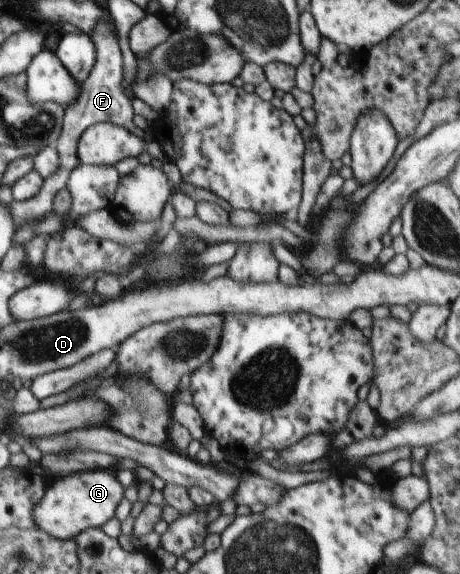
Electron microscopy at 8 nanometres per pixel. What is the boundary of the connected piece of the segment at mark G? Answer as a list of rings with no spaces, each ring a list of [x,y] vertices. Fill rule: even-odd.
[[[93,470],[88,472],[78,472],[69,476],[59,477],[46,488],[43,499],[33,508],[33,521],[37,527],[47,535],[60,540],[73,539],[77,534],[87,530],[87,528],[101,528],[103,524],[115,517],[116,509],[124,498],[124,489],[118,478],[113,476],[109,470]]]

